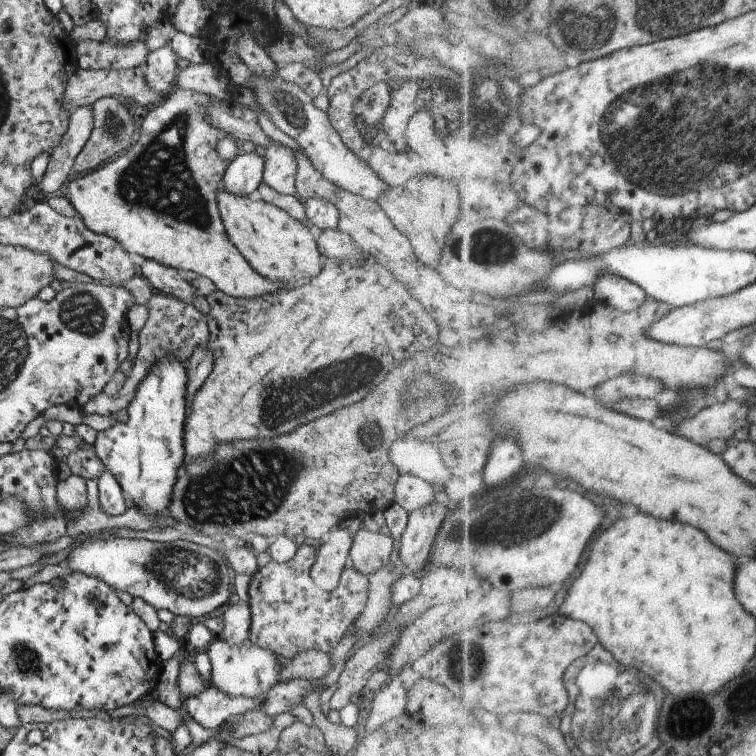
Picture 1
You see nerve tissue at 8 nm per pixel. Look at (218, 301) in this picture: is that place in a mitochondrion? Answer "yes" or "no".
no

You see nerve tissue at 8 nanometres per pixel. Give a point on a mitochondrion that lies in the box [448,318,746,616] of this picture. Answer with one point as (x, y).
(682, 408)

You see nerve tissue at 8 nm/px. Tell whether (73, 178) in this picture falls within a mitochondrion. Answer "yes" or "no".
no

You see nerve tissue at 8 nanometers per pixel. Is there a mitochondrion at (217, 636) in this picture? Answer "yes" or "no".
no

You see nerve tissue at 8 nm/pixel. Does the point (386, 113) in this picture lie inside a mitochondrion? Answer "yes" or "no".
yes

